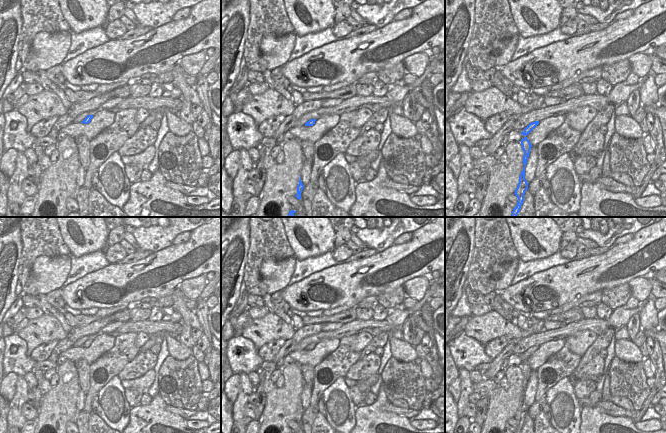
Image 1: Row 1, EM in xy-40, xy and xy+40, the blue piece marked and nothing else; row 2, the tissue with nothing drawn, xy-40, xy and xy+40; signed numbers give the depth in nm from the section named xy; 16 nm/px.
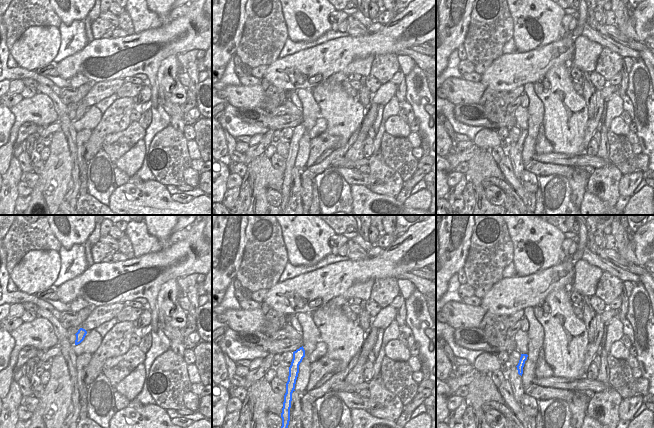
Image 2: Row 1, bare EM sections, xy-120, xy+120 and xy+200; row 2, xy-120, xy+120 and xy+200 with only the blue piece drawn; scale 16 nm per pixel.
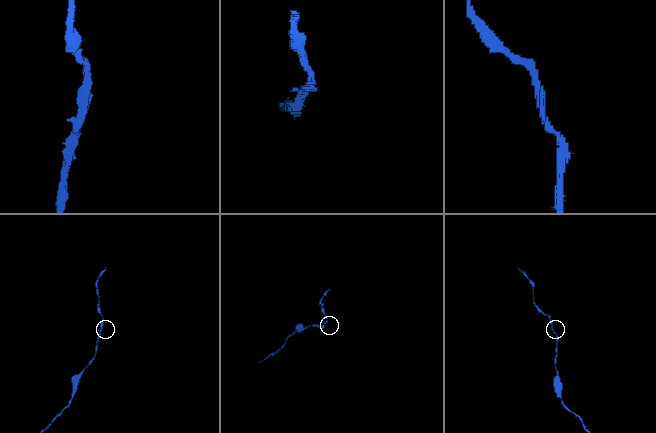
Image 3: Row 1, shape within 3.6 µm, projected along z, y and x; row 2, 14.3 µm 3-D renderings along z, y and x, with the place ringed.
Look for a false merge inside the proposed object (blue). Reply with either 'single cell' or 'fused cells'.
single cell

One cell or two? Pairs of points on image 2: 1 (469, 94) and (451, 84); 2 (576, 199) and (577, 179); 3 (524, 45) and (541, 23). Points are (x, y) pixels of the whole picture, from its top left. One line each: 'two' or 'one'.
1: one
2: one
3: one

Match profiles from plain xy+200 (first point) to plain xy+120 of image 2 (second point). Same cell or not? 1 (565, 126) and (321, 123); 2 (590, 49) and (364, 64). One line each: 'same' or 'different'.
1: different
2: same

